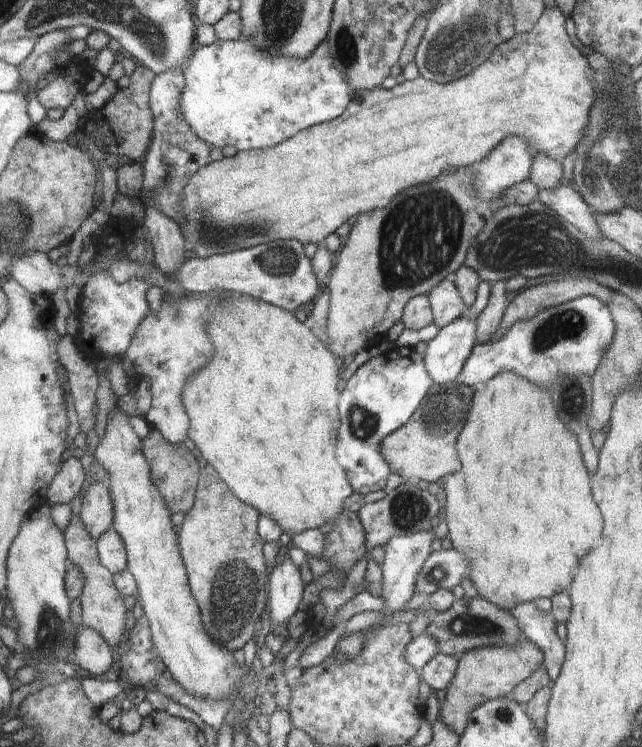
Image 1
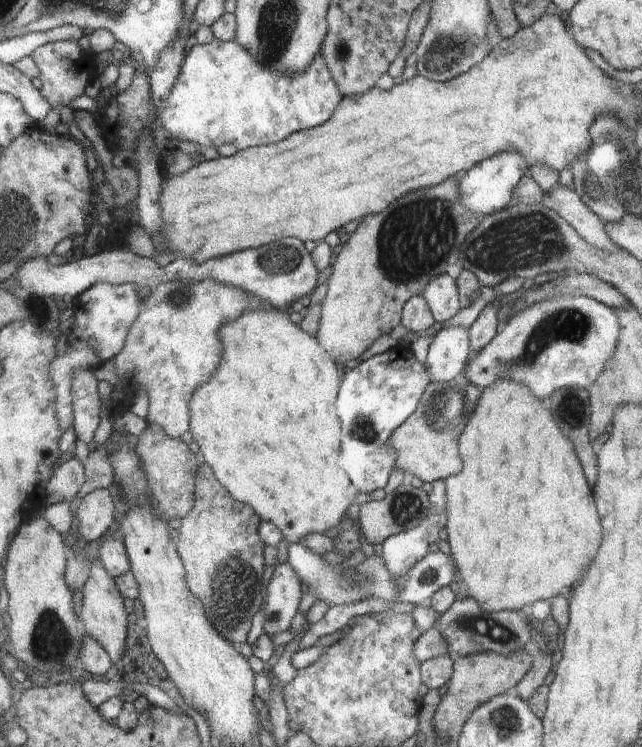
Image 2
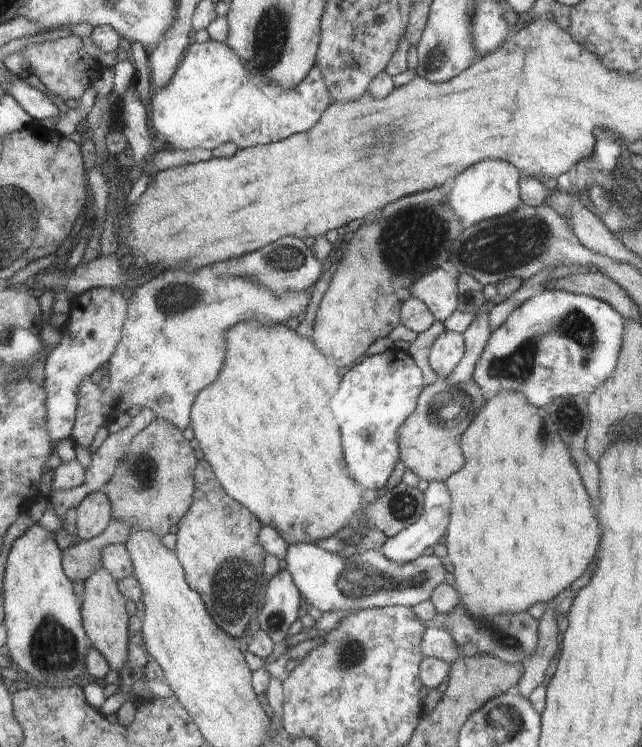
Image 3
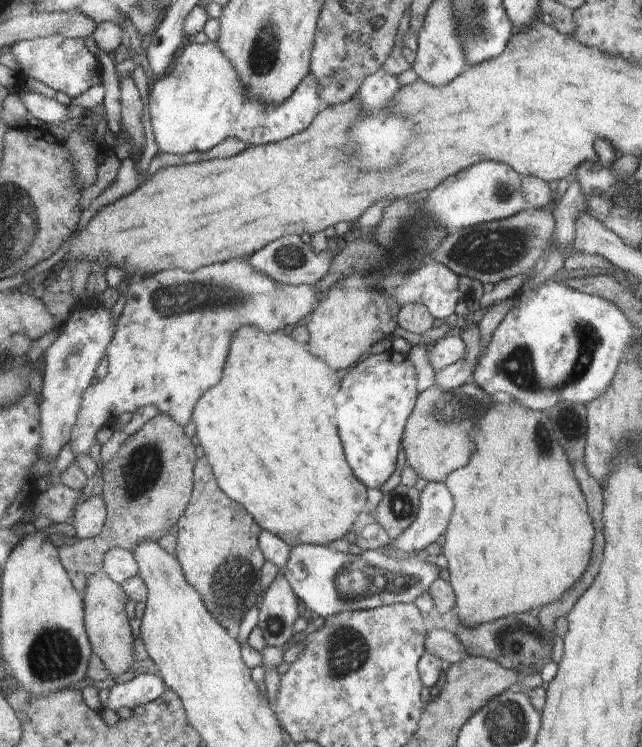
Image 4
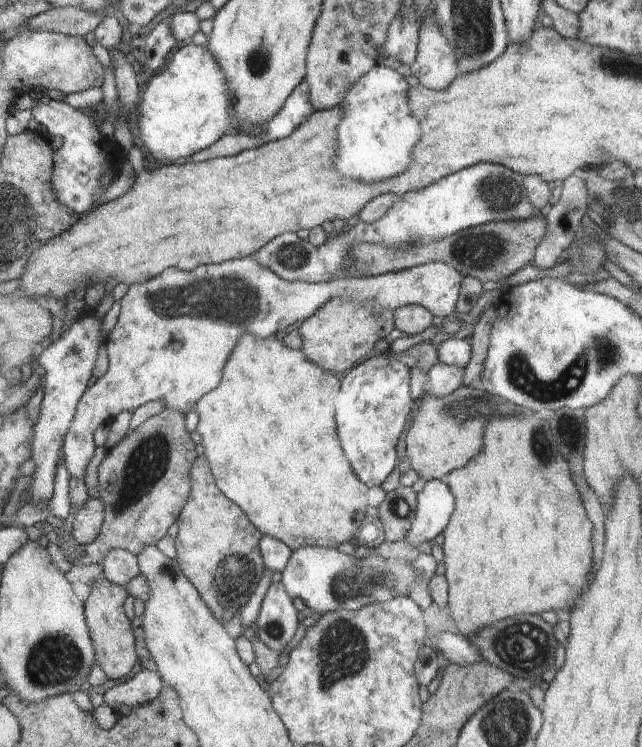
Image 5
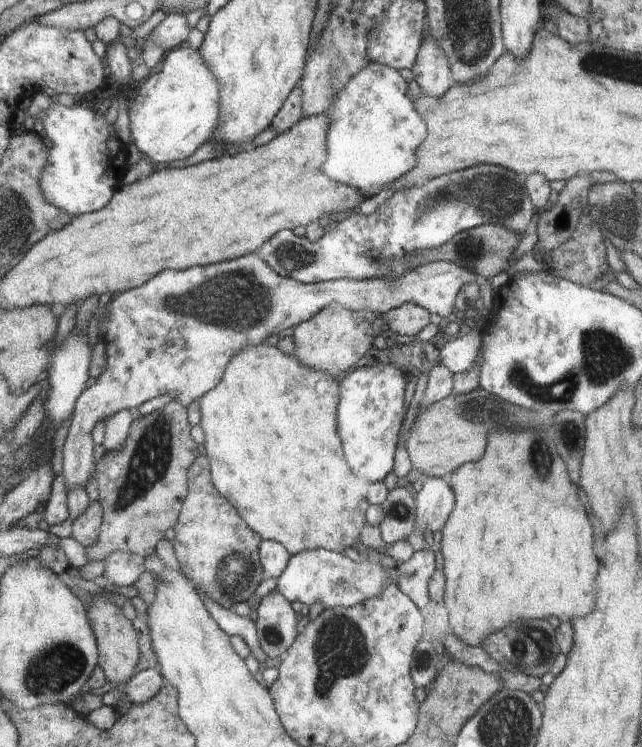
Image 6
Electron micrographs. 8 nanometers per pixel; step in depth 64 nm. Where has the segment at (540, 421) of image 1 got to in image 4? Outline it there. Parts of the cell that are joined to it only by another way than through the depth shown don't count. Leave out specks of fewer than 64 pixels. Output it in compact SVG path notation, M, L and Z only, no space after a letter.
M507 397L501 398L498 406L494 408L494 412L490 412L490 416L482 416L482 419L478 420L478 424L470 432L470 440L474 442L474 452L470 456L469 463L464 468L453 471L445 480L449 491L453 493L456 507L449 520L448 530L444 534L443 554L447 558L449 582L453 586L454 598L456 598L455 608L458 608L458 618L464 628L472 628L482 622L494 621L508 615L530 613L530 610L534 610L534 608L549 606L552 602L560 600L572 588L572 584L576 584L580 580L580 576L584 574L584 570L590 564L594 526L586 512L588 506L580 492L580 484L574 476L572 464L570 464L558 438L553 435L551 424L549 416L542 414L542 411L534 412L534 410L518 404L516 400Z

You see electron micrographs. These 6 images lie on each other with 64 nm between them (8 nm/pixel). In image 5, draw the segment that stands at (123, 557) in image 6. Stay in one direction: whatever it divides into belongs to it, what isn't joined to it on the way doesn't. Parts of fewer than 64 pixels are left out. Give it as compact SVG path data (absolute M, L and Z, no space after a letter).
M126 549L112 551L107 556L103 568L103 576L127 587L134 578L143 574L140 557Z

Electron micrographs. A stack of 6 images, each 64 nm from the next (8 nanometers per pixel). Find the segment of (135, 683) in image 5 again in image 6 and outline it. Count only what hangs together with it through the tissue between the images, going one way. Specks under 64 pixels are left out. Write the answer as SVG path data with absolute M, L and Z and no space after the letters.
M160 667L149 668L134 676L132 682L128 684L126 692L122 692L122 690L118 690L116 686L113 686L110 691L102 696L103 704L107 707L117 708L118 700L124 694L128 694L133 703L148 702L162 692L165 684L166 680L162 676Z

